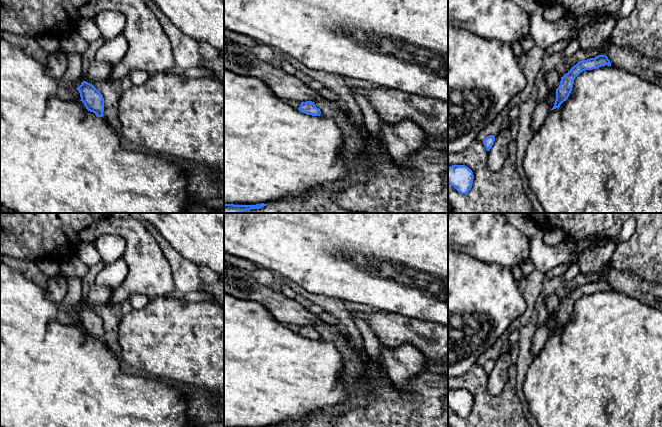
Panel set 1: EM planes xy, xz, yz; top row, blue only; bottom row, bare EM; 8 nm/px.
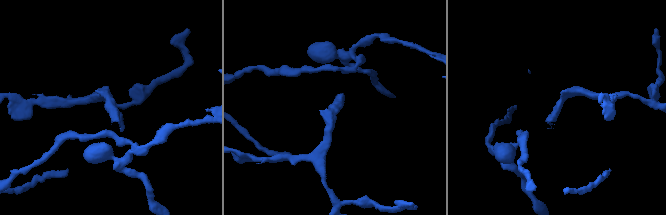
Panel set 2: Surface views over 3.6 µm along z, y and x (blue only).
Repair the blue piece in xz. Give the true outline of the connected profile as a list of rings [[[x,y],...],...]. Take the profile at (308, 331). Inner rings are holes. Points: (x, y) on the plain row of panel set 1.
[[[312,325],[301,326],[298,334],[307,339],[312,339],[312,340],[321,339],[320,333],[317,332],[316,329],[314,328],[314,326],[312,326]]]

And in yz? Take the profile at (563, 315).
[[[598,279],[595,282],[579,285],[568,297],[561,301],[560,309],[556,313],[556,324],[551,334],[559,332],[566,325],[572,315],[575,302],[585,294],[593,294],[602,290],[611,290],[611,286],[606,279]]]

